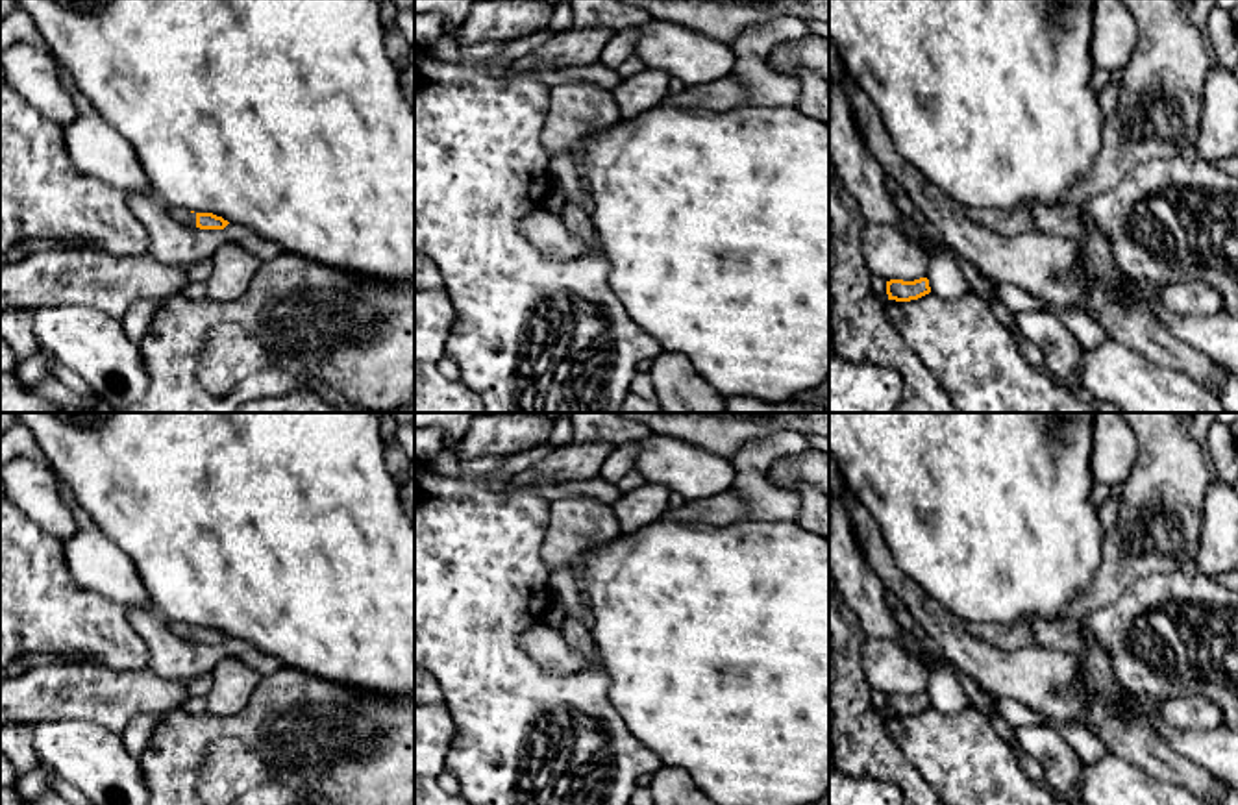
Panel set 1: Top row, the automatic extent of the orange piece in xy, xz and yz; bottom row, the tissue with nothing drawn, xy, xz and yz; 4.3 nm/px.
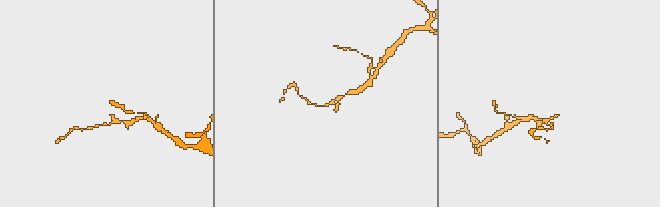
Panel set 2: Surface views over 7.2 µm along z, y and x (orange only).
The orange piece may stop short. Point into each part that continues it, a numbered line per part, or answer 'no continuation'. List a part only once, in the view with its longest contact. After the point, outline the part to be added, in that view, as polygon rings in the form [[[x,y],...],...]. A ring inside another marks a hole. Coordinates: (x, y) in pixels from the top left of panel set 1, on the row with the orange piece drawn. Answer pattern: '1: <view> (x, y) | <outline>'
1: xy (185, 217) | [[[172,209],[180,222],[196,228],[196,213]]]

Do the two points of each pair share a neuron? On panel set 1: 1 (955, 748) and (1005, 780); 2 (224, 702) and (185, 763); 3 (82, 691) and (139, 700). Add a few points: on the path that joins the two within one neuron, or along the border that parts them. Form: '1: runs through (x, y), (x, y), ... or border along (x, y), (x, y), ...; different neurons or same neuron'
1: runs through (968, 761), (987, 780), (992, 780); same neuron
2: border along (254, 689), (237, 711), (208, 711); different neurons
3: runs through (97, 694), (124, 696); same neuron

